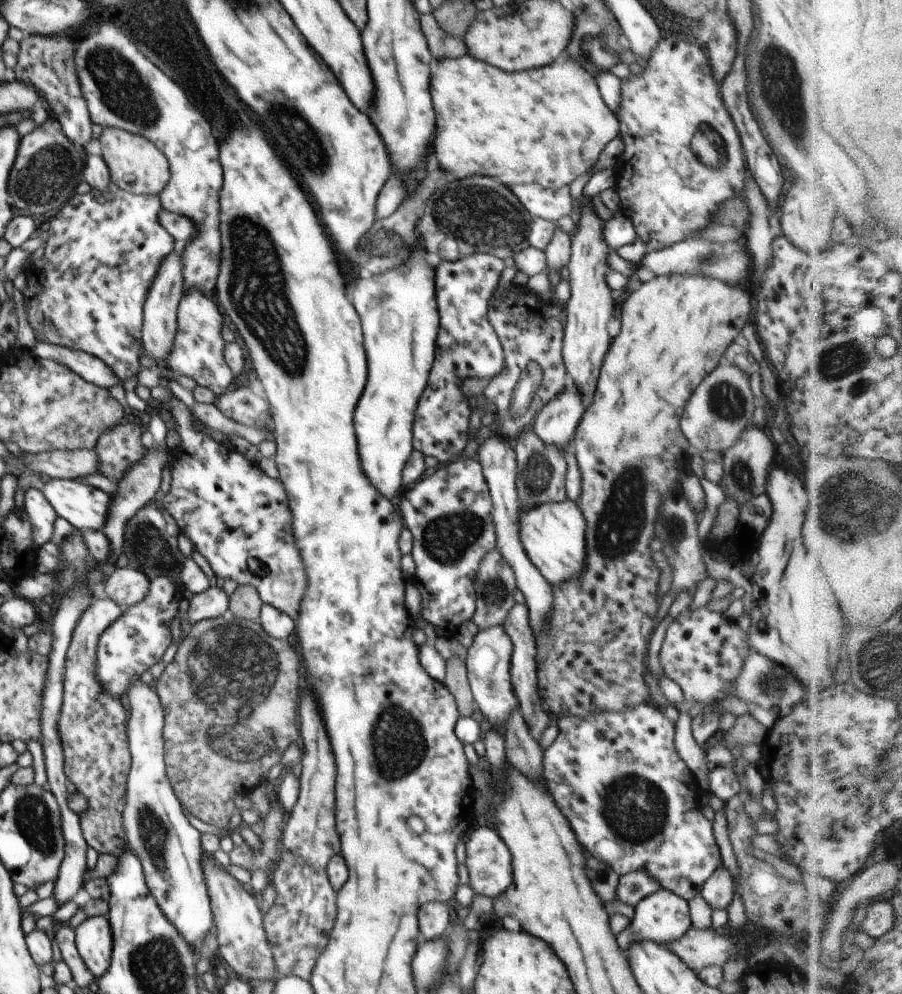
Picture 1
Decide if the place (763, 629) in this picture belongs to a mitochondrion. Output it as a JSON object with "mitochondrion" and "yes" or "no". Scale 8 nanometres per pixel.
{"mitochondrion":"no"}

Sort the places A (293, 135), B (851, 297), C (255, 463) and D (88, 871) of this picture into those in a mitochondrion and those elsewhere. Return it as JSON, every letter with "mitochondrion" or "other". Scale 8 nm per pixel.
{"A":"mitochondrion","B":"other","C":"other","D":"other"}

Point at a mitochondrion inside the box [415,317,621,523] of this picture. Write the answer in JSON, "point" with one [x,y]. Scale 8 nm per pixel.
{"point":[538,473]}

